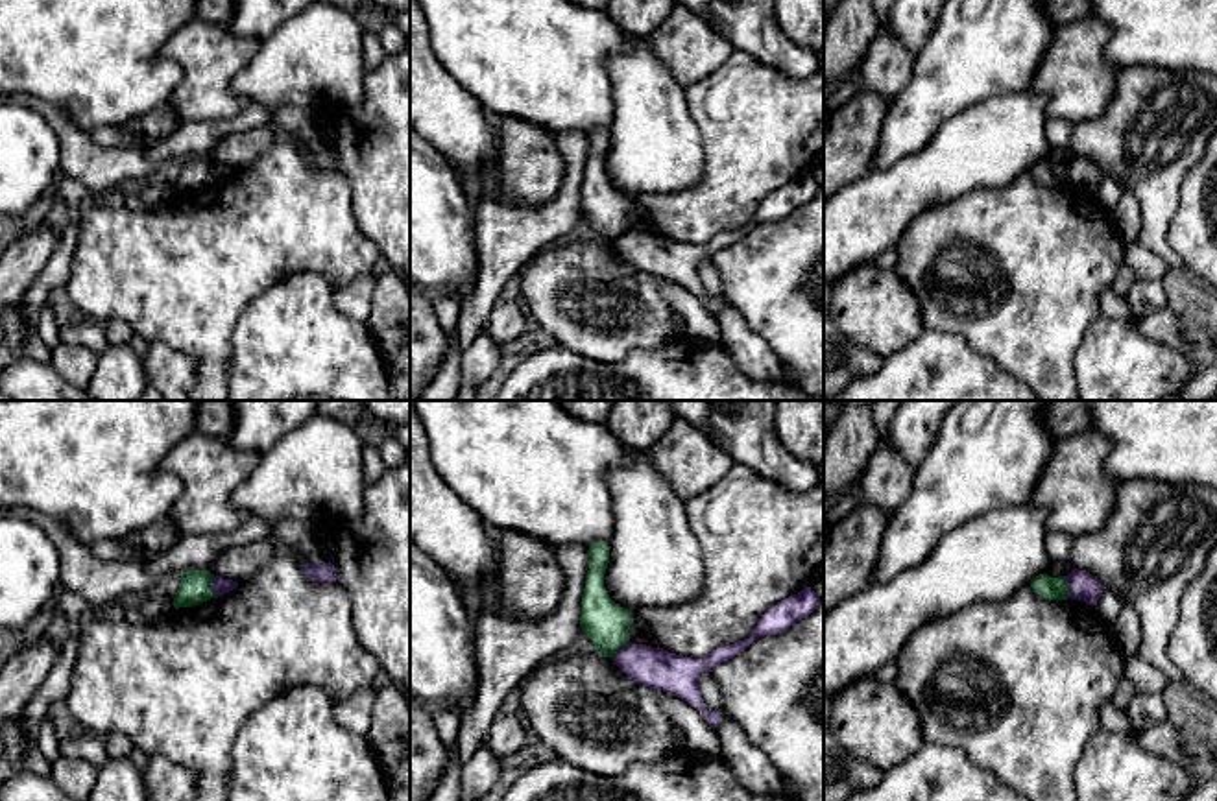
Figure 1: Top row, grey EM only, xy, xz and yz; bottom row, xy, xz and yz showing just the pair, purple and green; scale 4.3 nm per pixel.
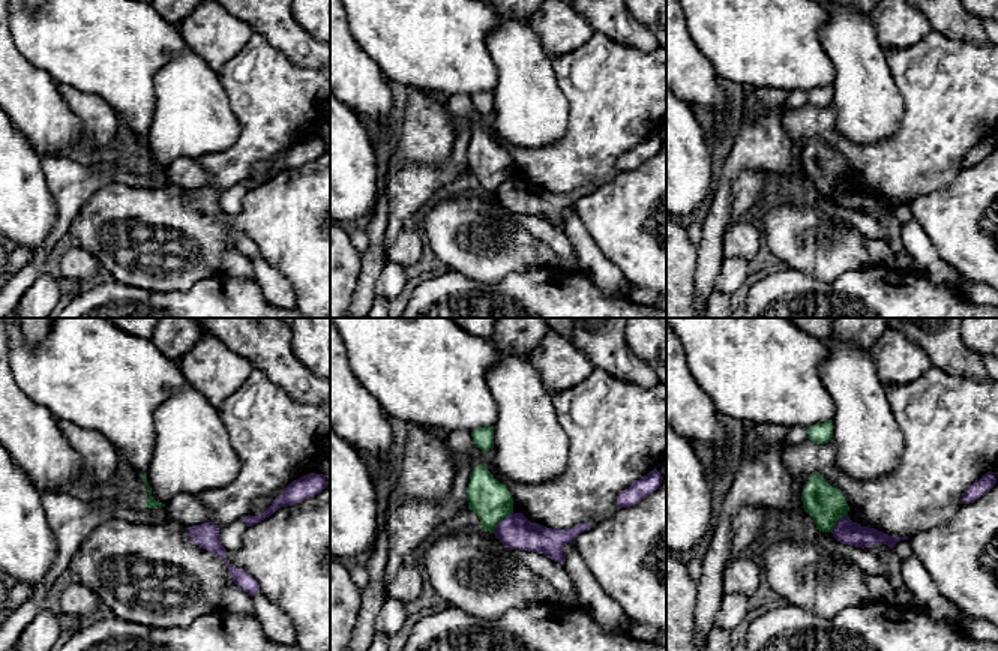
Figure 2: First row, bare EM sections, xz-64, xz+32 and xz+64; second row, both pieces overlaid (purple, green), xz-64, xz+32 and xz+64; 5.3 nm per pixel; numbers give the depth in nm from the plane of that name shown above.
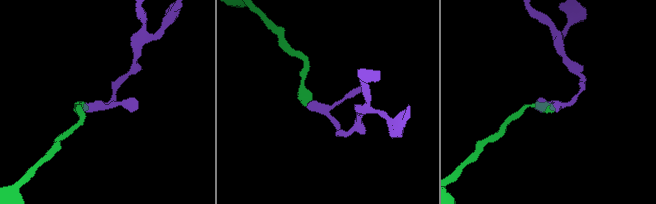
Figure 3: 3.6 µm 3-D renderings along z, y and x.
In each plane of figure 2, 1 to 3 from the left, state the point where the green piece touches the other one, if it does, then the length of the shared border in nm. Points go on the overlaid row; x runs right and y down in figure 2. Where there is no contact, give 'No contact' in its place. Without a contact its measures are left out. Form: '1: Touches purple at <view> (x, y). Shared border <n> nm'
1: No contact
2: Touches purple at xz+32 (500, 521). Shared border 160 nm
3: Touches purple at xz+64 (836, 522). Shared border 140 nm

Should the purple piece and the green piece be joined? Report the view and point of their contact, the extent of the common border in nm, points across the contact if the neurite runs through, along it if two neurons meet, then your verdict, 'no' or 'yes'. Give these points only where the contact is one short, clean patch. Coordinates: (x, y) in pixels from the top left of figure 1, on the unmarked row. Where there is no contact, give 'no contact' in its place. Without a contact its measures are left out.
xy (213, 172) | 110 nm | along xy (211, 161), (215, 183) | no

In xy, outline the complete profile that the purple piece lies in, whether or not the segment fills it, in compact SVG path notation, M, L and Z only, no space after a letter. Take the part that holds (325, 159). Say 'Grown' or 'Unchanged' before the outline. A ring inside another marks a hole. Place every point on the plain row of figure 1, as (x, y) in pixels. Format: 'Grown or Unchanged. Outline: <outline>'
Unchanged. Outline: M331 148L323 149L323 151L307 149L305 161L307 161L308 166L318 168L318 170L336 168L336 155Z

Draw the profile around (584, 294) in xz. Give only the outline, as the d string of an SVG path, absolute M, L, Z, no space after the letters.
M574 240L571 244L543 247L528 260L521 273L519 303L541 329L560 345L598 362L619 362L633 351L650 353L681 334L674 327L678 312L659 293L654 275L630 266L611 244Z

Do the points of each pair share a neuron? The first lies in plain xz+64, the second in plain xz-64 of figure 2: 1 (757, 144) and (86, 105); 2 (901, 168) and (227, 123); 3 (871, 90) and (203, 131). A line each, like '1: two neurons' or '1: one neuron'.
1: one neuron
2: two neurons
3: one neuron

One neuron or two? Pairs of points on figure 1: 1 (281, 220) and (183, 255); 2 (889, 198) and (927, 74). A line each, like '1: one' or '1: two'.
1: one
2: two

